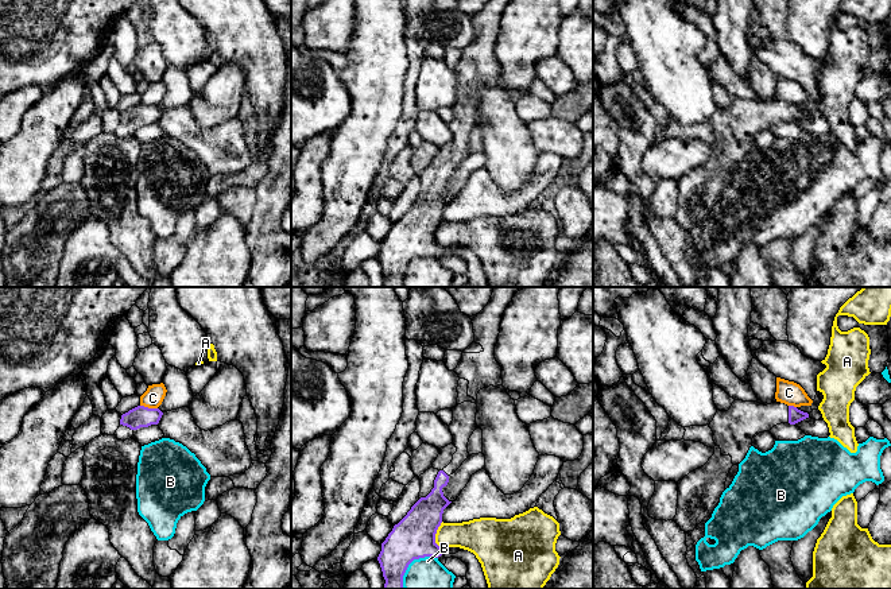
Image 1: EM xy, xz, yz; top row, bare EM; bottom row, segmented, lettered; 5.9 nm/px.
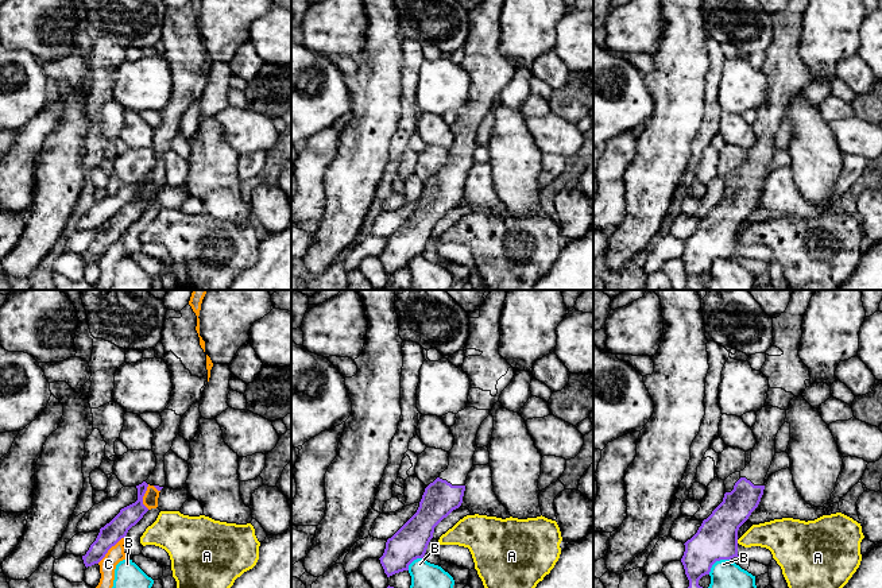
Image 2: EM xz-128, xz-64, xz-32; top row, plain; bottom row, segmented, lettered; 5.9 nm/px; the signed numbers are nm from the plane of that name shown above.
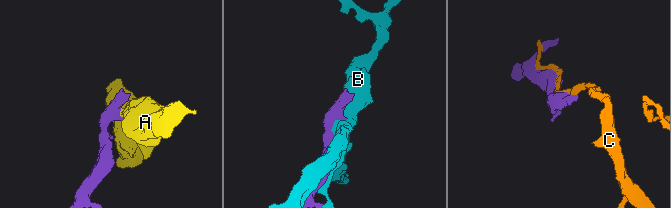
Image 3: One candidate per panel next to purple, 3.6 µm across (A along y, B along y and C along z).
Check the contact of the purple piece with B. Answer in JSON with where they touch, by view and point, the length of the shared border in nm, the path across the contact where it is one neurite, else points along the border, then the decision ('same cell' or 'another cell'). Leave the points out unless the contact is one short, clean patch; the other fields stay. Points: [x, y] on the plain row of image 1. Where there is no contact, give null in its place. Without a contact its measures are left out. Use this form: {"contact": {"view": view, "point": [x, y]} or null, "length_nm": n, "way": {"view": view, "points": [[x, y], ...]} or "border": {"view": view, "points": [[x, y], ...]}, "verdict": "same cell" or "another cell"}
{"contact": {"view": "xz", "point": [411, 259]}, "length_nm": 280, "verdict": "another cell"}

